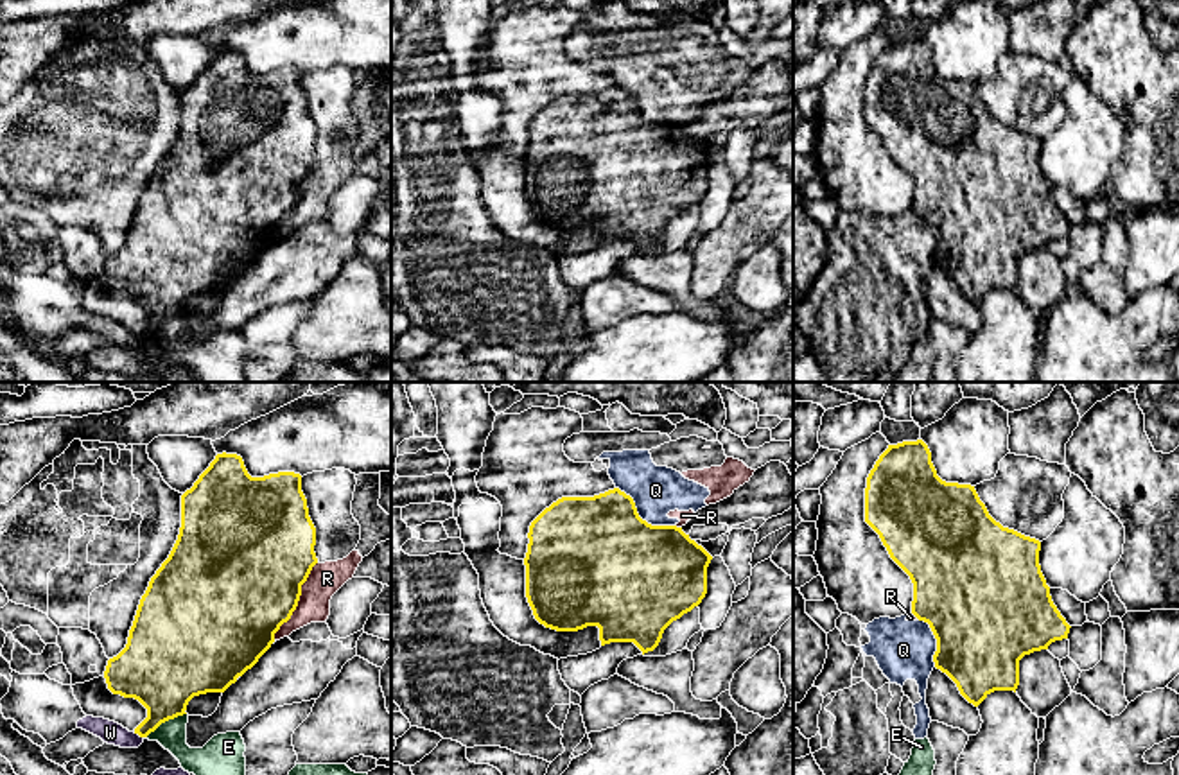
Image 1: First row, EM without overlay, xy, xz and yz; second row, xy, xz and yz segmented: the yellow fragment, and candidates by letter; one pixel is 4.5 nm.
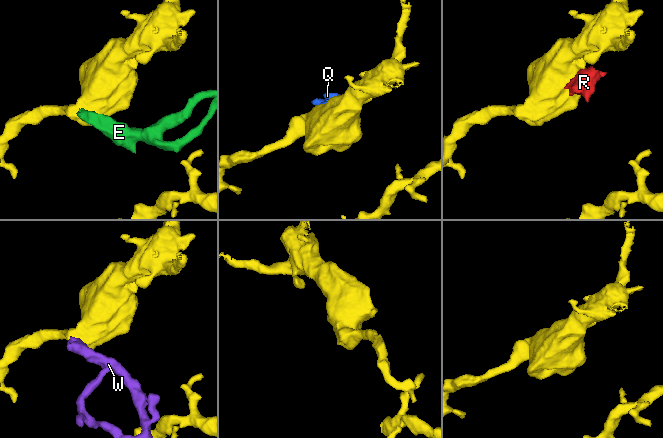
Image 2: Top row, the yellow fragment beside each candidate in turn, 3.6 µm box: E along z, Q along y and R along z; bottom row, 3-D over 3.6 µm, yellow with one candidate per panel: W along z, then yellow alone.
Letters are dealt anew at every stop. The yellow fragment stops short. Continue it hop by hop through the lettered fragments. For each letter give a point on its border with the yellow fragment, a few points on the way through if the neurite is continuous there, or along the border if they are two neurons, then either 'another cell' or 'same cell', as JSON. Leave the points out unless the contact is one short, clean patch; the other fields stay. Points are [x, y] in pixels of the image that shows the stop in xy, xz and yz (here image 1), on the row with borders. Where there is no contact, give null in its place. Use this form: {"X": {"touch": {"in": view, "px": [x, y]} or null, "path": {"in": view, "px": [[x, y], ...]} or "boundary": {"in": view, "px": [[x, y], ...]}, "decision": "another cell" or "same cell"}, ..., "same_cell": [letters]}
{"E": {"touch": {"in": "xy", "px": [164, 722]}, "boundary": {"in": "xy", "px": [[185, 713], [162, 722], [144, 738]]}, "decision": "another cell"}, "Q": {"touch": {"in": "xz", "px": [639, 517]}, "boundary": {"in": "xz", "px": [[616, 487], [632, 499], [643, 519], [673, 526]]}, "decision": "another cell"}, "R": {"touch": {"in": "xy", "px": [298, 600]}, "decision": "another cell"}, "W": {"touch": {"in": "xy", "px": [139, 734]}, "boundary": {"in": "xy", "px": [[133, 732], [142, 738]]}, "decision": "another cell"}, "same_cell": []}

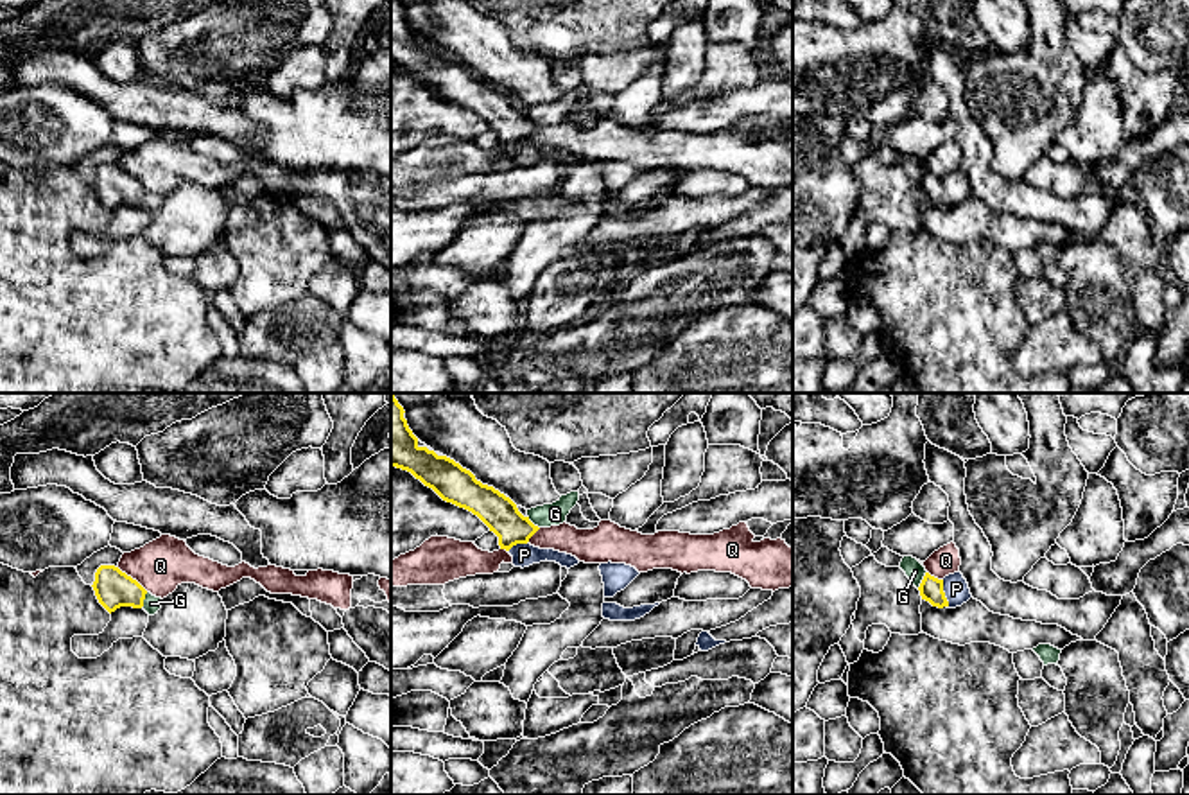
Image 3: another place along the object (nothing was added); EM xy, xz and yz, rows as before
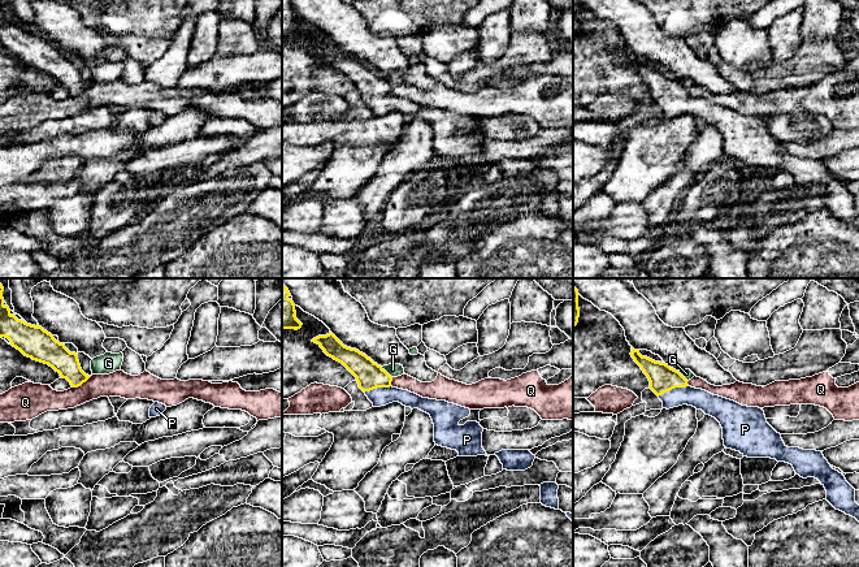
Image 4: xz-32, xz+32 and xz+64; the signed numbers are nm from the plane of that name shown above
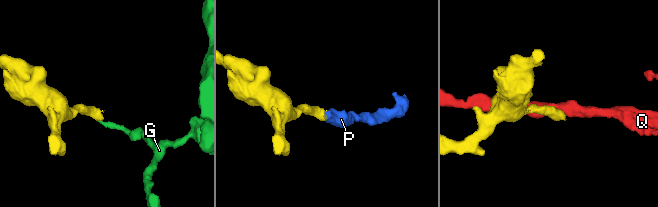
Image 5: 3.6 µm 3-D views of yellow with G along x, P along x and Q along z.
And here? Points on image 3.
{"G": {"touch": {"in": "yz", "px": [922, 580]}, "boundary": {"in": "yz", "px": [[926, 571], [917, 587]]}, "decision": "another cell"}, "P": {"touch": {"in": "yz", "px": [944, 594]}, "path": {"in": "yz", "px": [[931, 589], [944, 594], [956, 589]]}, "decision": "same cell"}, "Q": {"touch": {"in": "xy", "px": [131, 578]}, "boundary": {"in": "xy", "px": [[117, 566], [147, 591]]}, "decision": "another cell"}, "same_cell": ["P"]}

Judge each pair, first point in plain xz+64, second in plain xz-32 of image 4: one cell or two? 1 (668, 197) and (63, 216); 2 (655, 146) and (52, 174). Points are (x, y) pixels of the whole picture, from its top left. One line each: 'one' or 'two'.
1: two
2: one

